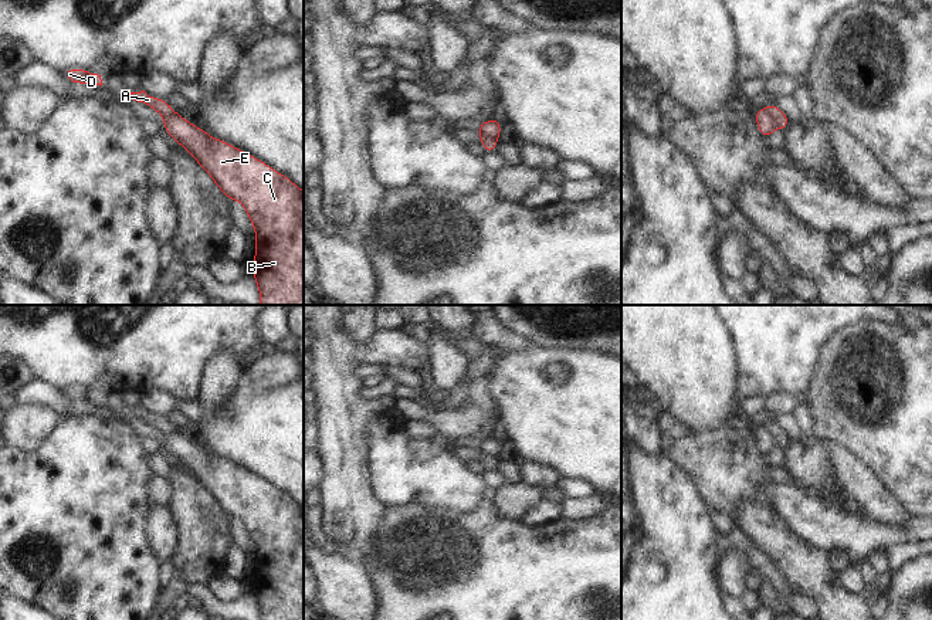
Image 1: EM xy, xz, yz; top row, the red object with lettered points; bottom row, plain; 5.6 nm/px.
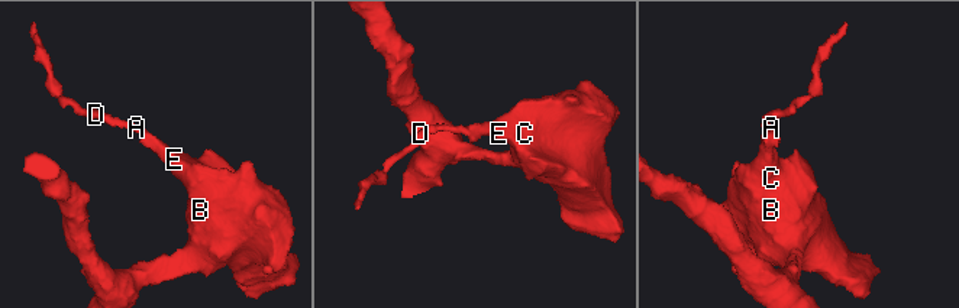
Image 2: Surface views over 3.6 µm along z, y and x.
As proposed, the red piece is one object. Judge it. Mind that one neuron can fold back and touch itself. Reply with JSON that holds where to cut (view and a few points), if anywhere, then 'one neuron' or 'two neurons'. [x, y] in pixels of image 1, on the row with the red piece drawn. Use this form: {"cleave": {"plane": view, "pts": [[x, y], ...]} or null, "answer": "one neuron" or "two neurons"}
{"cleave": {"plane": "xz", "pts": [[478, 132], [497, 142]]}, "answer": "two neurons"}

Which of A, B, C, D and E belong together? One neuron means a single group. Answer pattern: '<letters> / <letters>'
A D / B C E

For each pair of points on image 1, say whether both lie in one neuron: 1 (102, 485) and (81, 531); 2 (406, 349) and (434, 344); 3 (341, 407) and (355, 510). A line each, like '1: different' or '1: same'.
1: same
2: different
3: same

